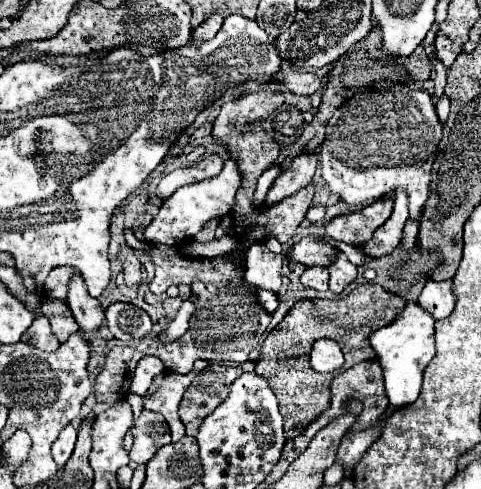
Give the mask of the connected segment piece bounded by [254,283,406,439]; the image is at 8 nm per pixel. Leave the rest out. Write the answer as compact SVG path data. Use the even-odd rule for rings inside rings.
M360 285L348 297L338 301L330 299L302 299L298 301L290 313L282 319L282 323L266 337L260 355L256 359L254 371L268 381L274 395L280 403L280 413L284 417L284 435L286 439L294 439L302 435L304 429L316 421L330 407L330 383L336 377L334 373L318 373L310 367L310 349L318 339L332 339L340 345L344 353L344 365L340 373L362 363L372 361L374 351L368 341L370 333L390 325L400 311L404 311L406 299L384 291L380 285ZM338 321L338 323L332 323Z

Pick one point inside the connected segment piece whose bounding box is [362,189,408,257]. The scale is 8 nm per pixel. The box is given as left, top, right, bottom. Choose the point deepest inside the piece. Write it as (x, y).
(388, 237)

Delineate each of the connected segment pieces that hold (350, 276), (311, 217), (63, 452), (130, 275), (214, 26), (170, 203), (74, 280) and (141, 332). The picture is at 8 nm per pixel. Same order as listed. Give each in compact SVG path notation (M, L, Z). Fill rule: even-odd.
M338 253L336 261L328 267L328 271L330 271L330 291L336 295L340 295L356 279L358 273L356 265L352 265L344 253Z
M316 203L316 205L312 205L306 214L306 218L310 223L320 223L324 219L324 215L326 213L326 205L320 205L320 203Z
M66 425L62 429L62 433L58 435L58 439L54 441L52 455L54 455L54 461L56 461L58 467L62 467L70 459L72 451L74 451L74 445L76 445L76 435L78 435L76 427L74 425Z
M124 247L118 255L118 259L124 265L124 277L129 288L137 289L141 285L141 267L139 256L132 247Z
M212 15L212 17L208 17L204 23L200 23L196 29L194 29L194 33L192 33L192 37L196 39L196 41L208 41L208 39L212 39L216 33L218 33L218 29L222 27L222 17L220 15Z
M226 159L222 171L216 177L194 183L194 185L180 187L170 199L166 199L162 203L158 215L154 217L154 221L144 231L146 241L152 244L164 243L164 245L180 245L180 243L188 241L210 219L224 217L232 211L232 203L234 203L234 195L236 195L238 187L240 187L240 173L236 171L236 163L232 163L232 159Z
M74 271L70 281L68 281L68 299L66 301L72 309L76 323L80 325L82 333L98 331L98 327L104 319L104 309L100 307L98 299L90 297L86 283L78 271Z
M112 303L106 309L106 319L112 335L126 345L144 339L154 327L148 313L130 303Z

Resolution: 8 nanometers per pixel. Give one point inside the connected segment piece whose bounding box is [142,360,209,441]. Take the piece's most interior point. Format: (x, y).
(164, 395)

